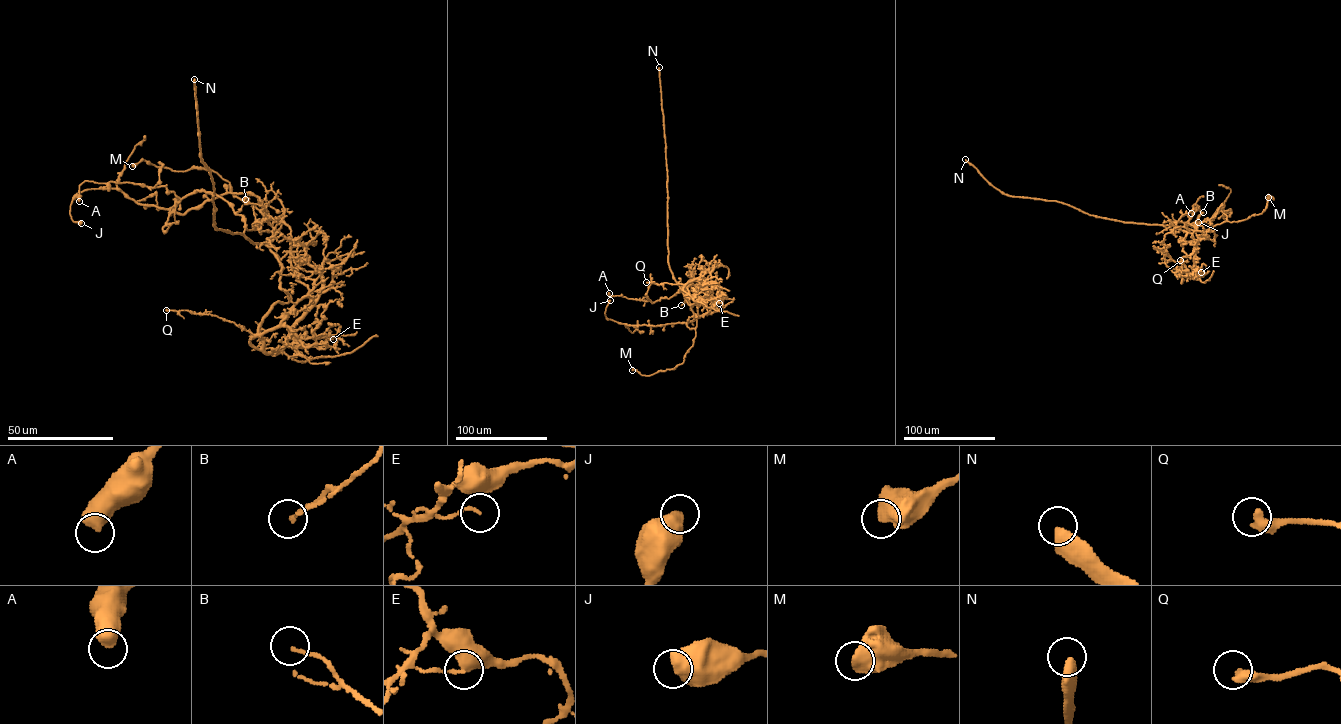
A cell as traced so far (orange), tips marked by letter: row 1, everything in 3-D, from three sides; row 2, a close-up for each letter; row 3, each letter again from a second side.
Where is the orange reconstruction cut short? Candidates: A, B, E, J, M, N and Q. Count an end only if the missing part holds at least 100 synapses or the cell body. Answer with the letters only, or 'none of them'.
N

